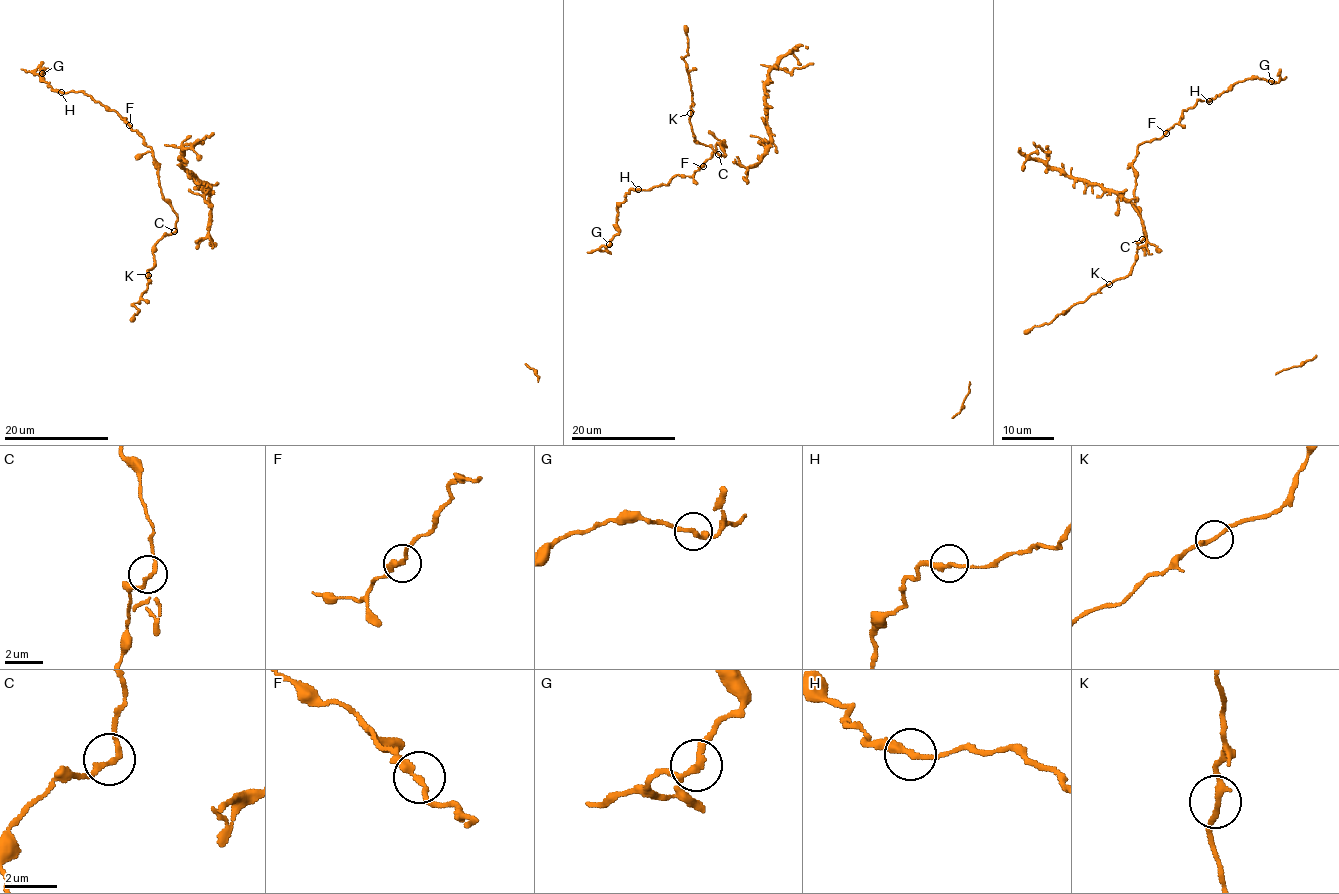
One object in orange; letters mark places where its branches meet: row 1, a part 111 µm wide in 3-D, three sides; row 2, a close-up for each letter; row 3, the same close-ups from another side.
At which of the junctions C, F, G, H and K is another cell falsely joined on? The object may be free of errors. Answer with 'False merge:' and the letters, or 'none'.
False merge: none

